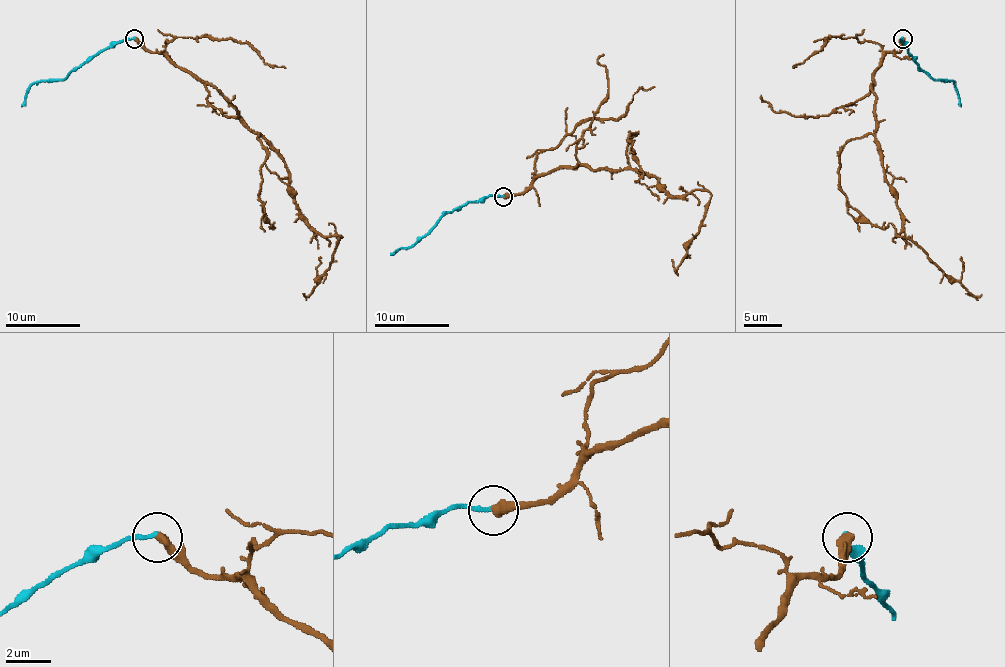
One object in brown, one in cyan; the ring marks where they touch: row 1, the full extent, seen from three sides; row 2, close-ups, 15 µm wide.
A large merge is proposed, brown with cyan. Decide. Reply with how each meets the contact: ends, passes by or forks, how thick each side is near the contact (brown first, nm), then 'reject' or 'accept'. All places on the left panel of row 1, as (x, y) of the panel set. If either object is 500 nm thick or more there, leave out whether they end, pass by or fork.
brown ends | cyan ends | 460/200 nm | reject

